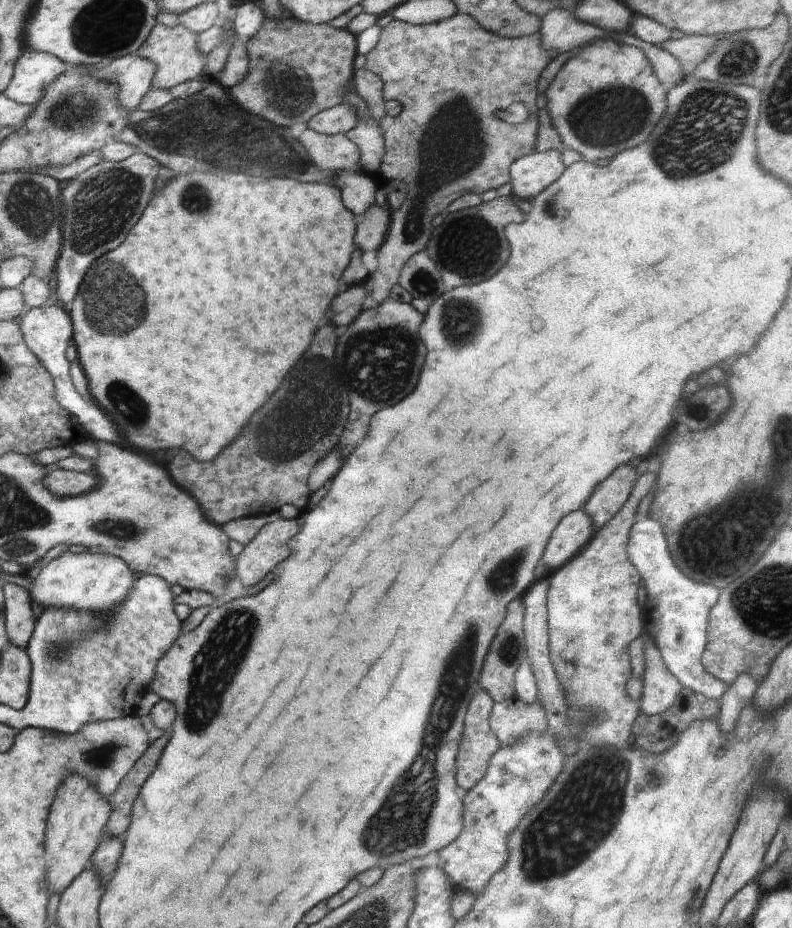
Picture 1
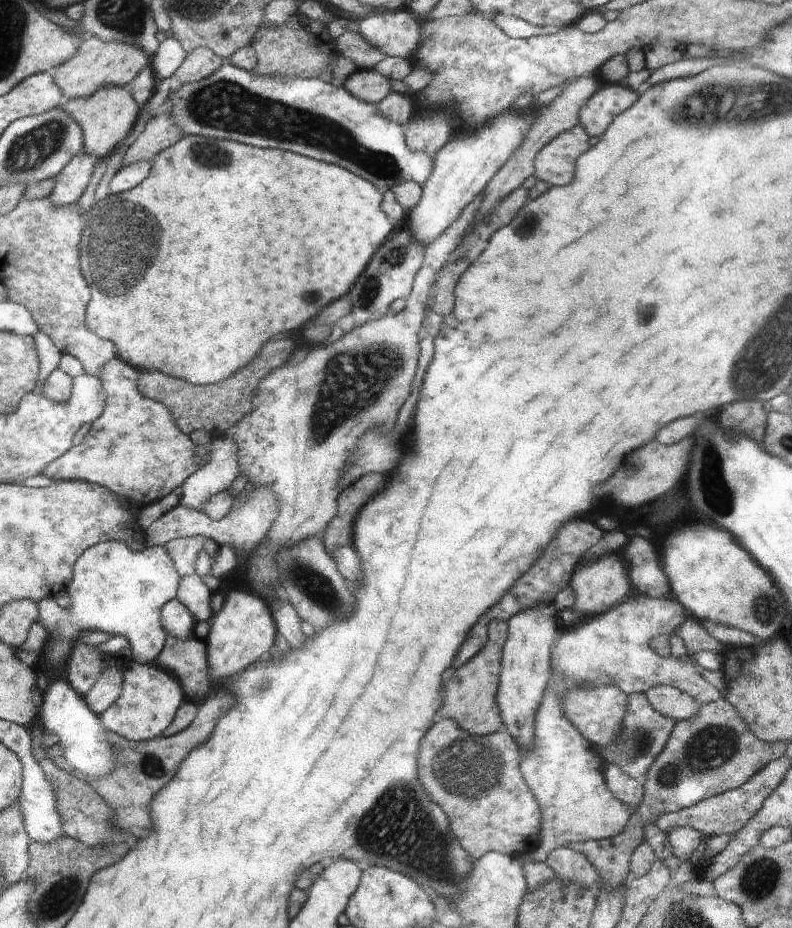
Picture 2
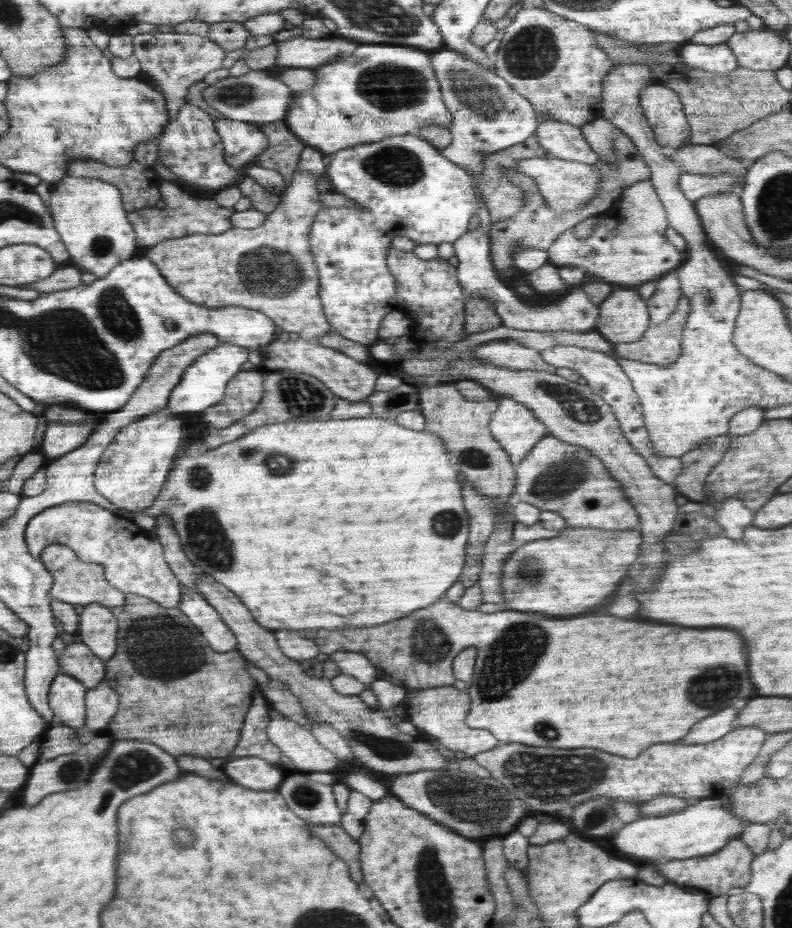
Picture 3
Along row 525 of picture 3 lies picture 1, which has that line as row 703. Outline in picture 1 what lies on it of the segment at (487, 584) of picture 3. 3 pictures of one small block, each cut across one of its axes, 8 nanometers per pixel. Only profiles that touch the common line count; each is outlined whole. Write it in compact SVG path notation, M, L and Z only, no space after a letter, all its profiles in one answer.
M515 696L495 703L489 716L490 728L501 744L516 744L526 734L542 734L547 730L546 712L540 700L532 704L522 702Z

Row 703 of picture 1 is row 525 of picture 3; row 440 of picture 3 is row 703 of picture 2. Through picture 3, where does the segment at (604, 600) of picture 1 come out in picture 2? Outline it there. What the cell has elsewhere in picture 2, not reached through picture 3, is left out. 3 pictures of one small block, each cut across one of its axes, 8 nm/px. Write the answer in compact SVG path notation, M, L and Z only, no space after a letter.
M640 594L626 599L602 614L588 617L586 622L576 624L570 630L561 633L556 641L551 652L551 679L535 714L533 745L531 747L519 746L519 771L541 810L539 843L532 853L532 859L535 861L544 863L549 852L568 843L609 839L620 834L626 828L632 812L630 806L620 801L606 787L604 770L608 764L599 750L588 739L585 739L574 724L567 719L561 697L569 689L587 685L590 687L616 685L629 695L645 693L649 688L658 685L668 685L688 693L688 696L700 701L702 705L722 698L720 691L708 683L696 670L690 656L677 659L670 654L668 657L663 657L650 646L650 639L656 635L678 633L680 626L687 619L686 611L676 598L655 599Z

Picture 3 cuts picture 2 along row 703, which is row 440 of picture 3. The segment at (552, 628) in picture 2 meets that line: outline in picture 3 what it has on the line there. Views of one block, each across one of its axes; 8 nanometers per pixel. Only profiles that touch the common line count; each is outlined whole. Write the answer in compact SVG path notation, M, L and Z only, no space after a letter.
M498 398L496 412L492 414L489 428L492 436L508 453L509 459L517 465L526 458L526 454L548 435L548 428L536 420L534 412L512 400L512 398Z

